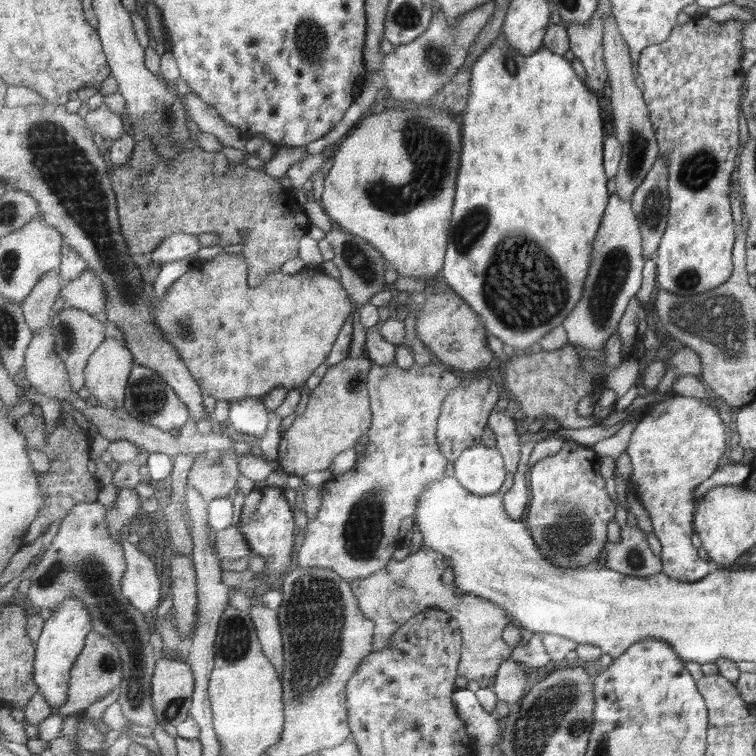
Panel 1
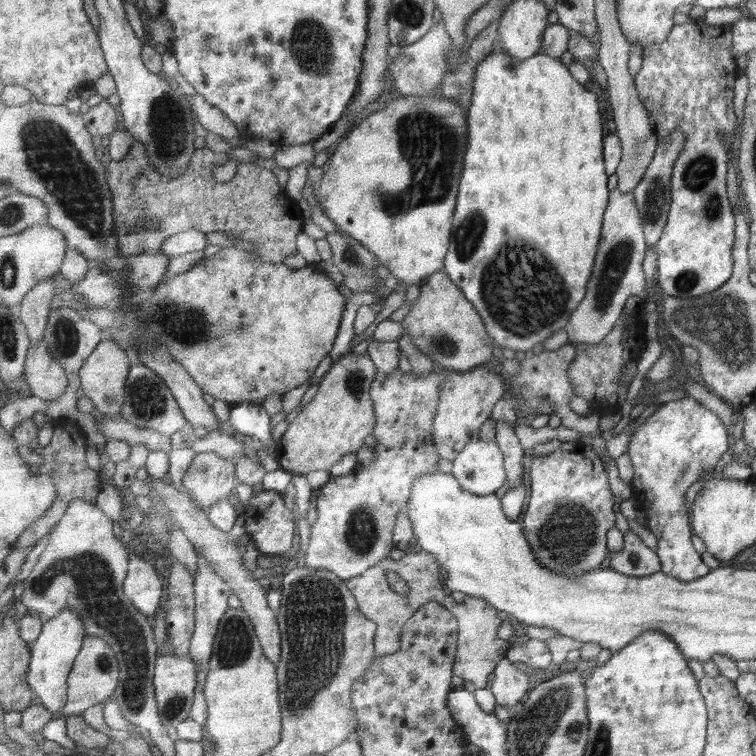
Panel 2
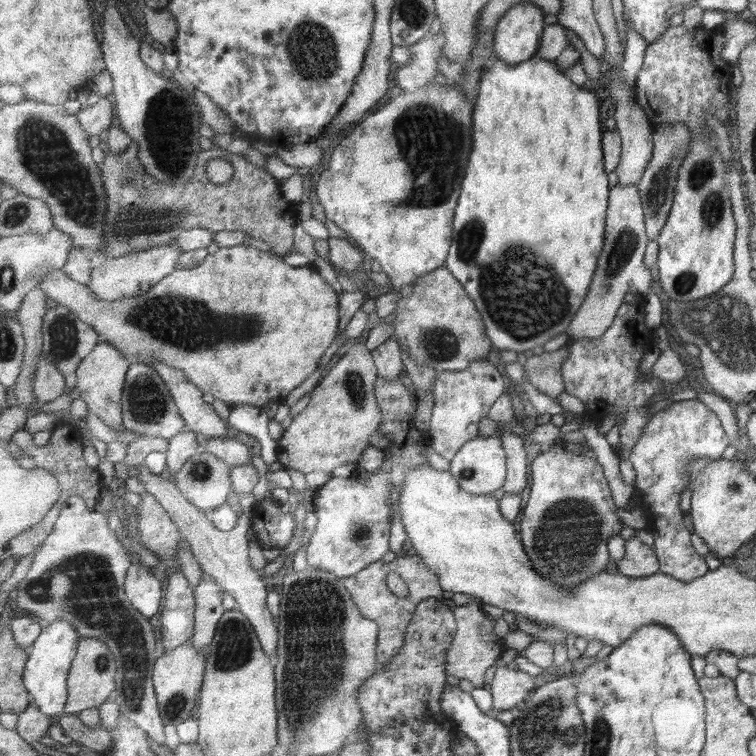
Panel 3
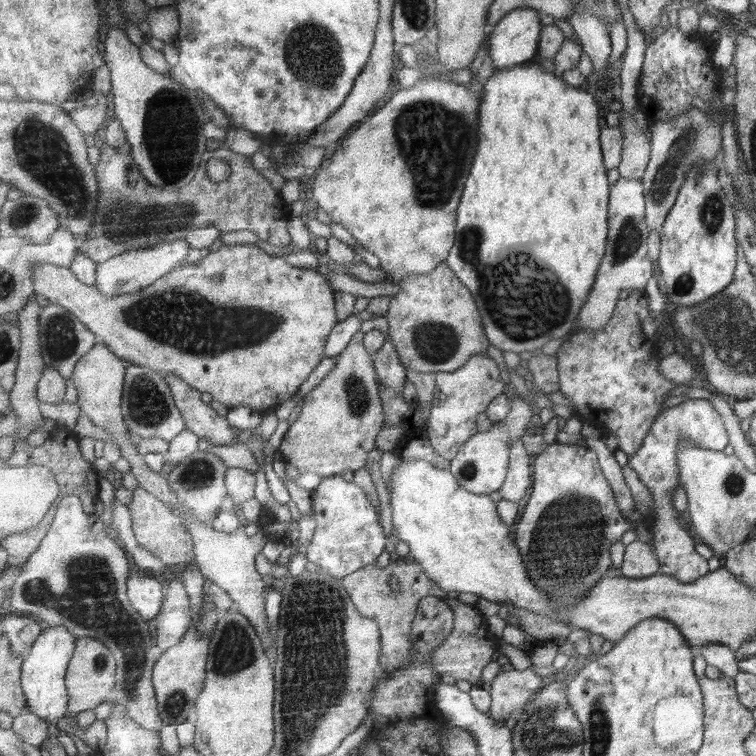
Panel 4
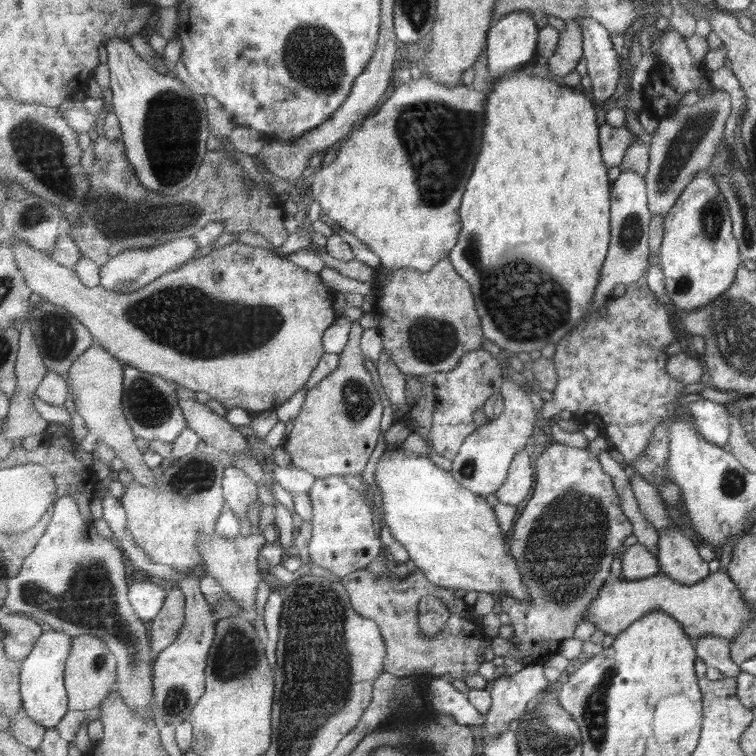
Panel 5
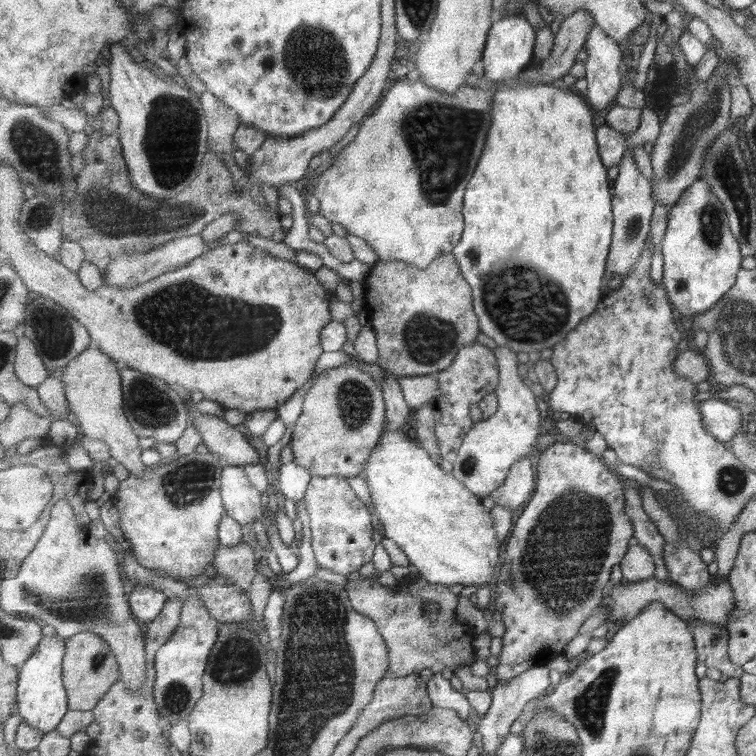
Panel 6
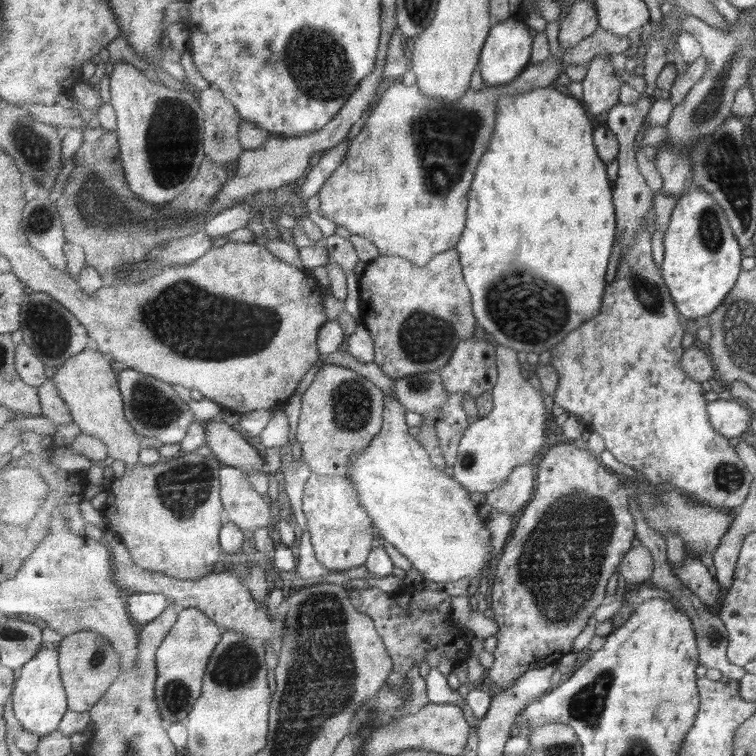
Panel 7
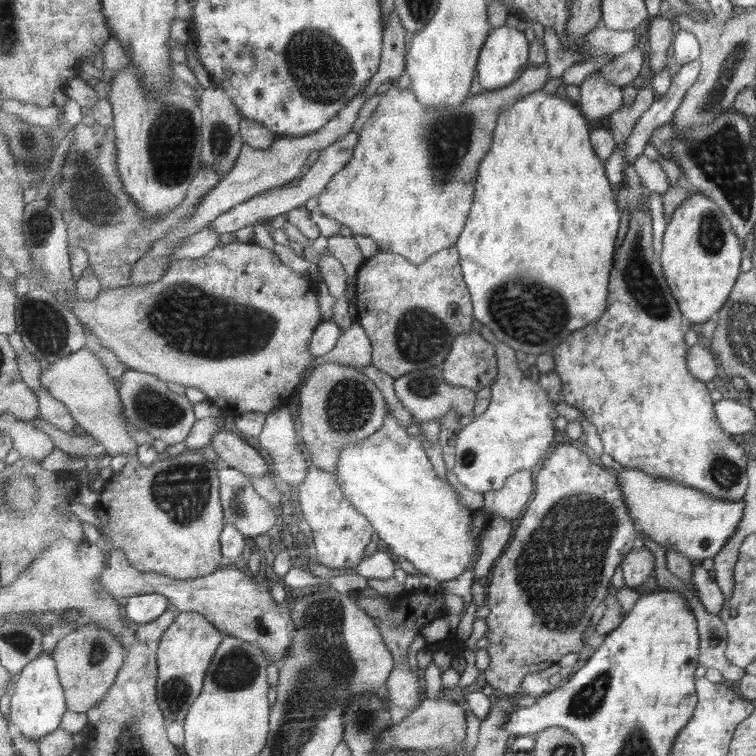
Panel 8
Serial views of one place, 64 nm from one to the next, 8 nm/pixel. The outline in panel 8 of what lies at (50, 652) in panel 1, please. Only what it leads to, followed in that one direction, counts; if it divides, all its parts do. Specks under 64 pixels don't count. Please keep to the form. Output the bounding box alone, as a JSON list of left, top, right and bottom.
[10,654,68,741]

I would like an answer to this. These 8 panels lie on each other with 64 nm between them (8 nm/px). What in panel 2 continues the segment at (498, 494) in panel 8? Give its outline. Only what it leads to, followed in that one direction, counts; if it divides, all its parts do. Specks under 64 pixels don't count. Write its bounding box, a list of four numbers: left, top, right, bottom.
[496,420,525,489]

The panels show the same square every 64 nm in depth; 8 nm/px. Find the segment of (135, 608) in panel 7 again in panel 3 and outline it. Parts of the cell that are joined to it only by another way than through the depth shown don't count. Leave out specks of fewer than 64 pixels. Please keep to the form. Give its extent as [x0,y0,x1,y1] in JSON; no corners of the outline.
[126,561,163,619]

